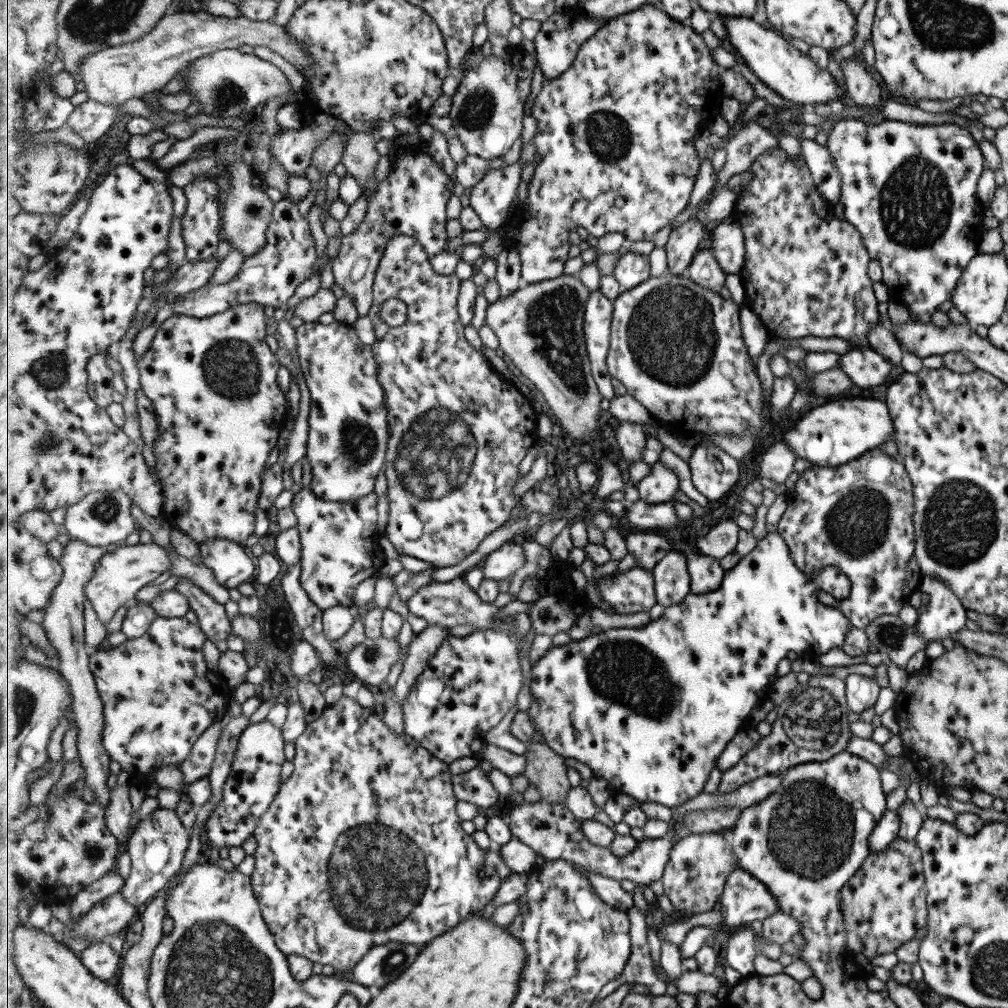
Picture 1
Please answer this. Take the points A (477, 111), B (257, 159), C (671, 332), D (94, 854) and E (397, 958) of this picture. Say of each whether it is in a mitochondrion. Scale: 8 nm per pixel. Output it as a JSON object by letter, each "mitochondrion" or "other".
{"A":"mitochondrion","B":"other","C":"mitochondrion","D":"mitochondrion","E":"mitochondrion"}

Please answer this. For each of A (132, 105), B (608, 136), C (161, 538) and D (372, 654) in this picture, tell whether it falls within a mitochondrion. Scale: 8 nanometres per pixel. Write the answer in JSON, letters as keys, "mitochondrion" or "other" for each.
{"A":"other","B":"mitochondrion","C":"other","D":"mitochondrion"}

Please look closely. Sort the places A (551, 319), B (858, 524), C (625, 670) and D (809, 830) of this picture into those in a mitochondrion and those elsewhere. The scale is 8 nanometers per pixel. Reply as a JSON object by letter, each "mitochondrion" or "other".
{"A":"mitochondrion","B":"mitochondrion","C":"mitochondrion","D":"mitochondrion"}

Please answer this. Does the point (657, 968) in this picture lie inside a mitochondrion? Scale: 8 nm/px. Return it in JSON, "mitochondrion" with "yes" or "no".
{"mitochondrion":"no"}

